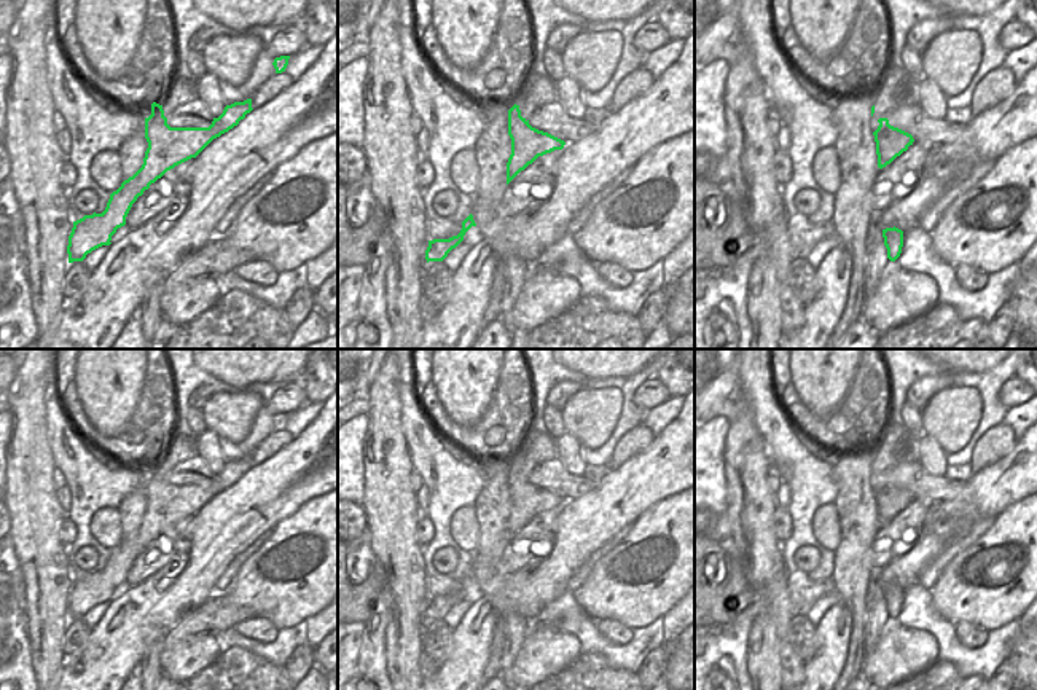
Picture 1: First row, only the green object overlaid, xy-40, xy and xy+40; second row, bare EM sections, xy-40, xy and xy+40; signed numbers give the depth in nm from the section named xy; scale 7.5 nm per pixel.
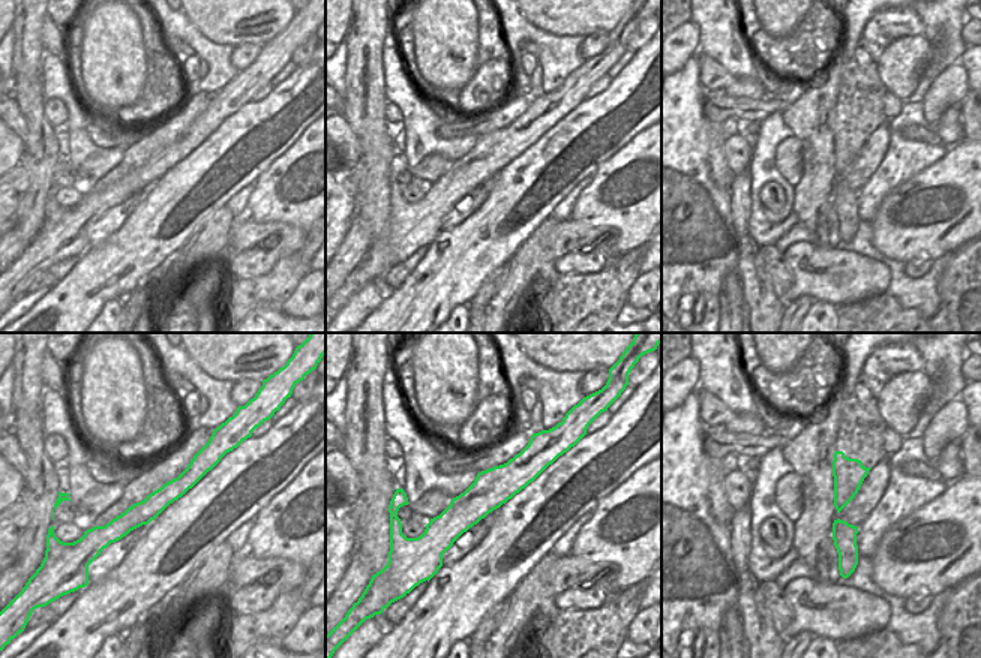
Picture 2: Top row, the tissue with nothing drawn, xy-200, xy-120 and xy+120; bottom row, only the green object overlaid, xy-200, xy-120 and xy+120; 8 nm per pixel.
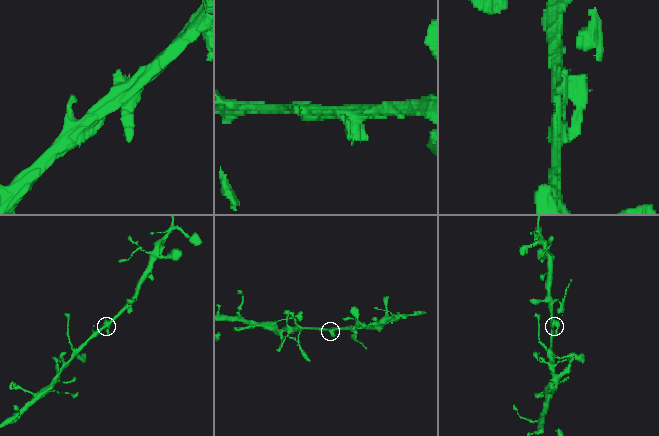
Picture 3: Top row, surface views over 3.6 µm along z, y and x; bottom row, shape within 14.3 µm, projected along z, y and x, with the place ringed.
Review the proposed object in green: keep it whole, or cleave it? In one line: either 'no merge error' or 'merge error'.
merge error

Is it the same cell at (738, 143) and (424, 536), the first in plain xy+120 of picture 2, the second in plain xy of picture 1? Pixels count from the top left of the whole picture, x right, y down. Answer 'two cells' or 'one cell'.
one cell

